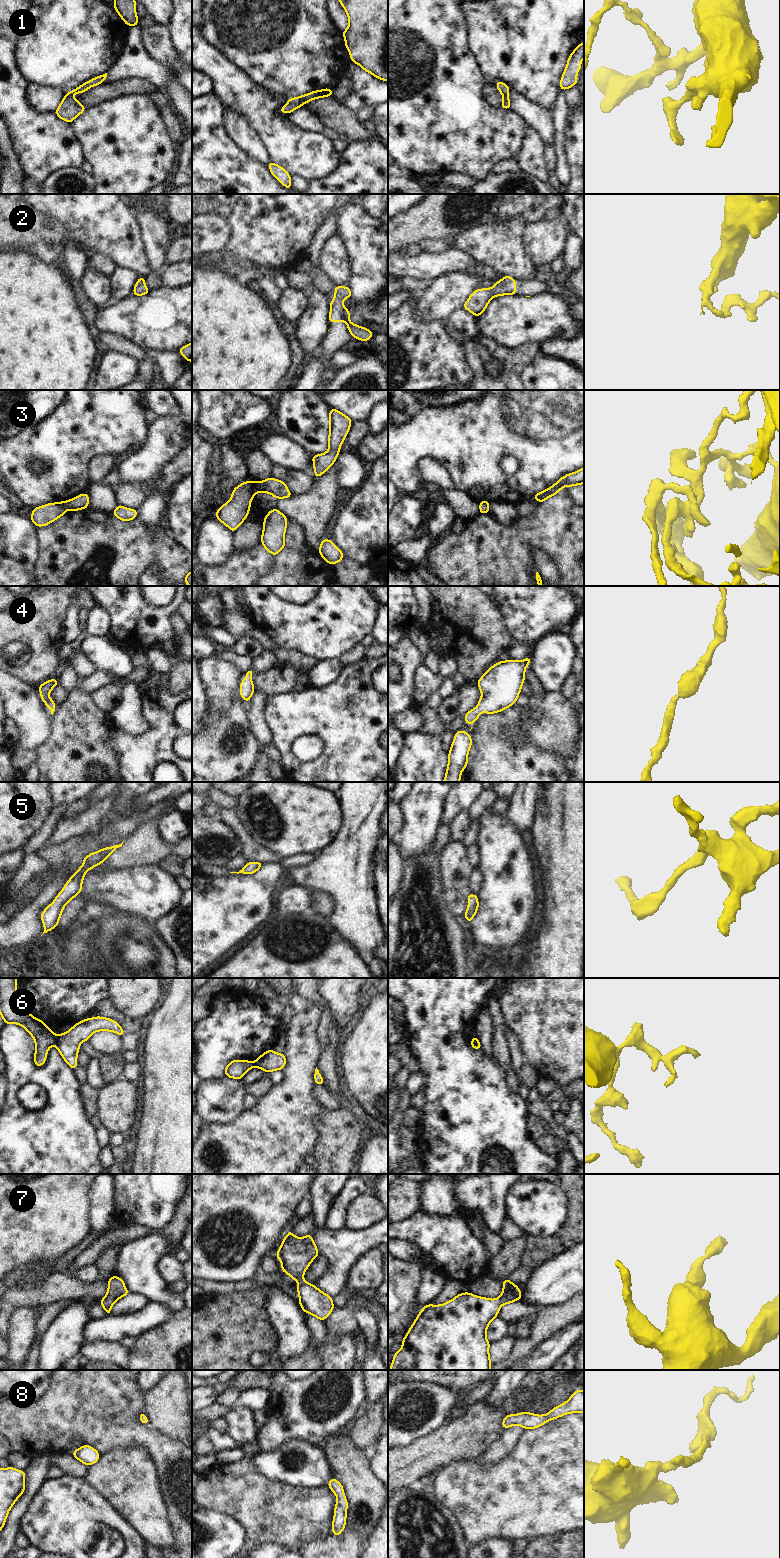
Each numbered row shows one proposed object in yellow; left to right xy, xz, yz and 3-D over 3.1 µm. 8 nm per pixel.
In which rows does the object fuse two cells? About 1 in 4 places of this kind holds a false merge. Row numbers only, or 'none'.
6

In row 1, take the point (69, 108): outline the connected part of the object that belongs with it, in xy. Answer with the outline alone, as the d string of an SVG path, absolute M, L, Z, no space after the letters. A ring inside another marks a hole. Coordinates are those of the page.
M107 73L92 78L89 82L85 82L81 86L77 87L76 89L66 93L64 99L60 103L55 114L62 120L71 123L76 117L78 117L82 112L85 111L86 106L81 105L75 98L71 97L70 95L83 93L92 86L97 86L99 84L102 84L102 82L105 81L106 77L107 77Z

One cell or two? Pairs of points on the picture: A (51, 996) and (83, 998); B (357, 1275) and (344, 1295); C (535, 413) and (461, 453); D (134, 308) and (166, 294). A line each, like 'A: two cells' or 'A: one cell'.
A: one cell
B: two cells
C: one cell
D: one cell

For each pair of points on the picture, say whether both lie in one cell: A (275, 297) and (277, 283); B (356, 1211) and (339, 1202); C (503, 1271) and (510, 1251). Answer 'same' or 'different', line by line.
A: same
B: different
C: same

